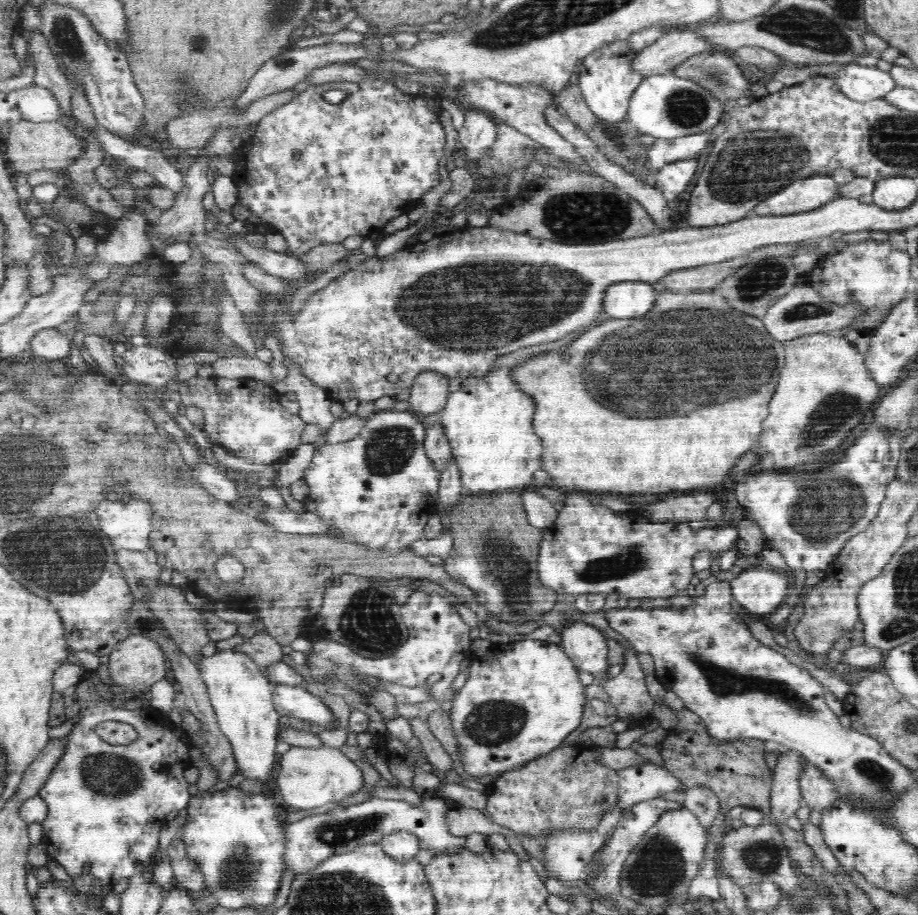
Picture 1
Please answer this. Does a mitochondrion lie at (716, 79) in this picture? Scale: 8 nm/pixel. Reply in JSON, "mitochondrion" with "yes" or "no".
{"mitochondrion":"yes"}

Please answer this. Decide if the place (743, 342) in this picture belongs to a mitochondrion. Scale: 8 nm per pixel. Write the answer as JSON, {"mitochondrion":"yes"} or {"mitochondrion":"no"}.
{"mitochondrion":"yes"}

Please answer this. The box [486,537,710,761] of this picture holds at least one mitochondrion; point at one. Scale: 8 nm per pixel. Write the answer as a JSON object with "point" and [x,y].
{"point":[631,559]}

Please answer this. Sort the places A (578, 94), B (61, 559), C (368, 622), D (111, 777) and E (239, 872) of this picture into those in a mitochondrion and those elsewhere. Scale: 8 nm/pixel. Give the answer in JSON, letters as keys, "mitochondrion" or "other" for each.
{"A":"other","B":"mitochondrion","C":"mitochondrion","D":"mitochondrion","E":"mitochondrion"}

